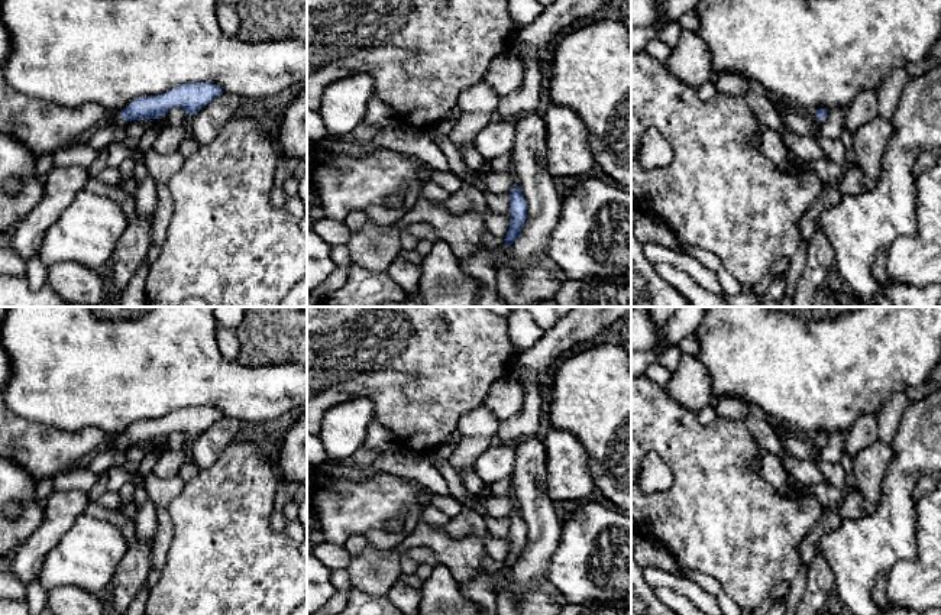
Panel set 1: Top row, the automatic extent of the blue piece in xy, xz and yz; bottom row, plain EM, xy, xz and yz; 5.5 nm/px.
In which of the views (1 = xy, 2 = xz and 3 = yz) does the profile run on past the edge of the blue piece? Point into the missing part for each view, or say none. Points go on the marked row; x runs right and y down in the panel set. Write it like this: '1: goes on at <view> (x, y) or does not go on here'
1: goes on at xy (116, 119)
2: does not go on here
3: goes on at yz (814, 117)

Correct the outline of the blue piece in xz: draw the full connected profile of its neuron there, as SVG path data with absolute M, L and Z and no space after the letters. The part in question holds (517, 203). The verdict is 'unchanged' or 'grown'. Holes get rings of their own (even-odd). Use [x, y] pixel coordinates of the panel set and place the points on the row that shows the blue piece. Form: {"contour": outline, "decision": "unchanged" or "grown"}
{"contour": "M517 184L510 192L510 211L510 227L504 239L507 247L511 246L520 237L527 219L527 201Z", "decision": "unchanged"}

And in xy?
{"contour": "M211 82L181 84L164 94L132 101L119 114L110 116L107 122L125 126L132 120L161 119L172 107L181 107L191 117L220 94L223 90Z", "decision": "grown"}

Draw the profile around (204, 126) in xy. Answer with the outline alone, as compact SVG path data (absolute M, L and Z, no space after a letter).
M223 93L193 114L188 122L190 135L200 143L213 142L227 122L235 117L245 100L236 94Z

